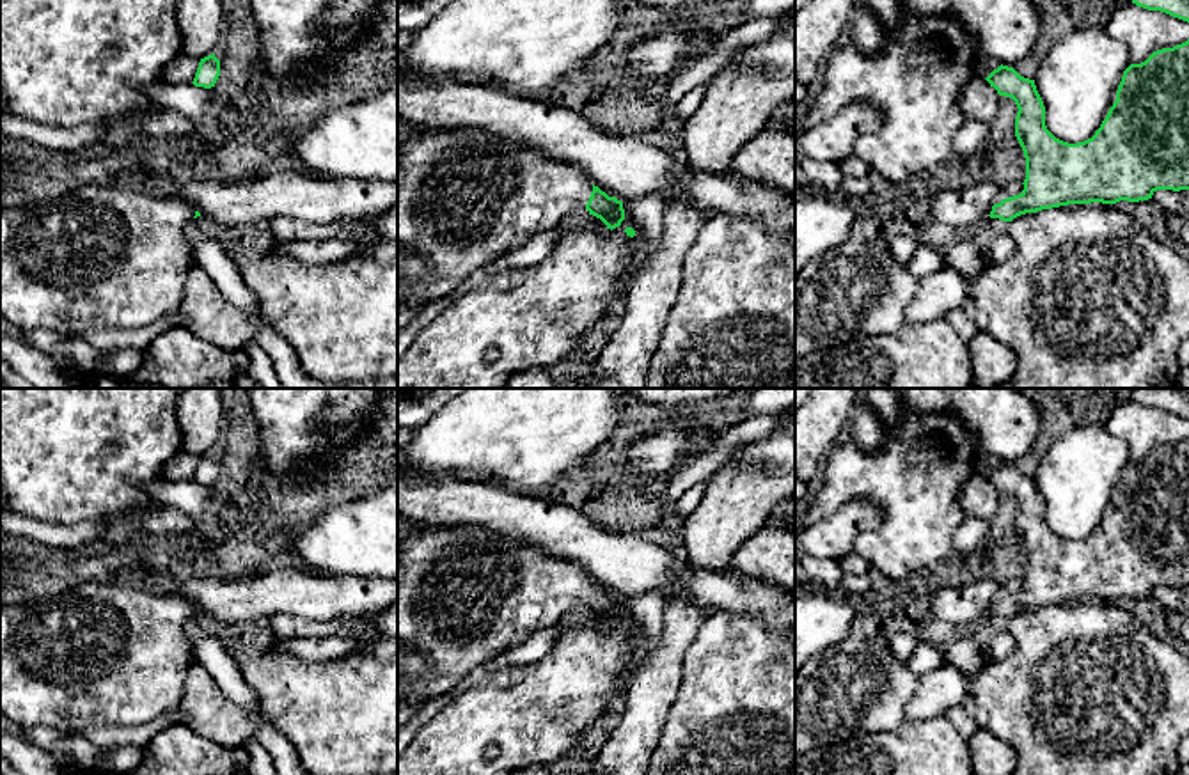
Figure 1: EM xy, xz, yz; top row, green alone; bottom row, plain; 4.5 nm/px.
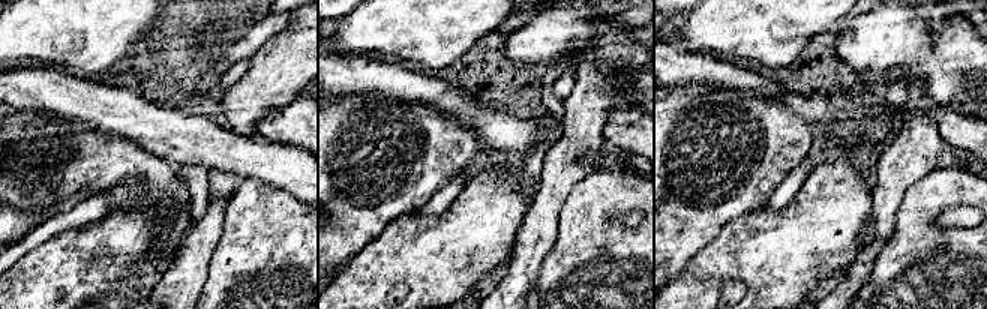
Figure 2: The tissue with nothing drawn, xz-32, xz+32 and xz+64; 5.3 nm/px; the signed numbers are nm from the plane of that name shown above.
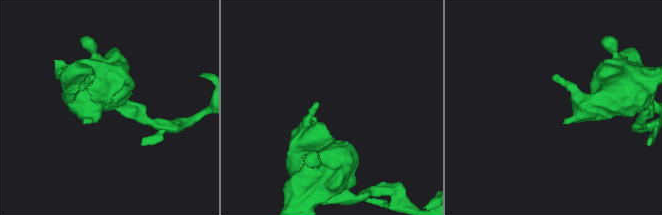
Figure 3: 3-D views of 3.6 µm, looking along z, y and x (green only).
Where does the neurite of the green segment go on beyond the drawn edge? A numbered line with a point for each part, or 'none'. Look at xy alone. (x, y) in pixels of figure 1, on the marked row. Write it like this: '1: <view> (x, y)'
1: xy (103, 256)

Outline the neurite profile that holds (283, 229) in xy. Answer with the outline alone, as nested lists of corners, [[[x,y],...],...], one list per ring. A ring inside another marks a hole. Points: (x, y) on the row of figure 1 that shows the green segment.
[[[279,216],[272,220],[270,236],[275,243],[280,241],[327,241],[334,238],[343,238],[351,229],[339,222],[330,223],[312,223],[298,218]]]

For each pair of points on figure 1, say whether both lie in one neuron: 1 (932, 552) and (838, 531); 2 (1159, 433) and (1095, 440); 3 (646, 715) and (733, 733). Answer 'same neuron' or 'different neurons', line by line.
1: different neurons
2: different neurons
3: different neurons

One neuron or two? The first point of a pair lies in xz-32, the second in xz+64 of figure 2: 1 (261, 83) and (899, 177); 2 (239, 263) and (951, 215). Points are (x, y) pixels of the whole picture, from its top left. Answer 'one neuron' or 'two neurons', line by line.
1: one neuron
2: two neurons

